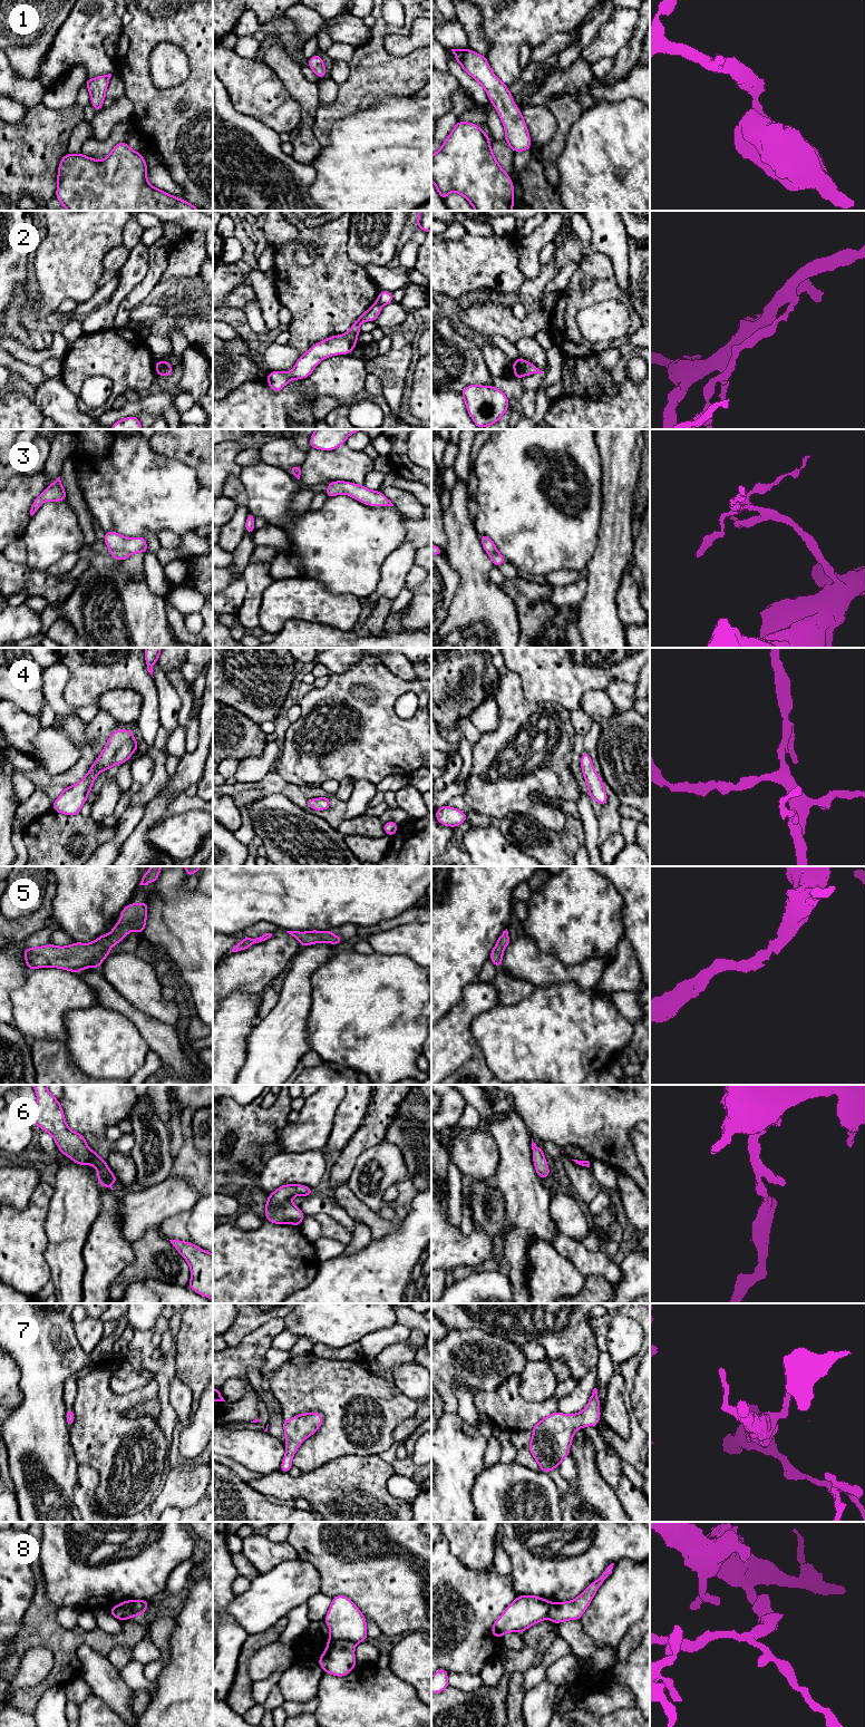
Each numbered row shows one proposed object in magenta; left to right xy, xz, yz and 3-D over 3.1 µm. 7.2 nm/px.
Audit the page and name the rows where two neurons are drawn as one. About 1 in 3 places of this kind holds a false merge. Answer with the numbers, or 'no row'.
2, 8

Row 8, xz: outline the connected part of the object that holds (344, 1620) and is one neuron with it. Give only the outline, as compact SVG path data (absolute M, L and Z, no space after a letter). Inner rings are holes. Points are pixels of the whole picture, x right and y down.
M336 1595L324 1618L330 1629L330 1639L350 1640L359 1643L368 1640L366 1617L344 1595Z

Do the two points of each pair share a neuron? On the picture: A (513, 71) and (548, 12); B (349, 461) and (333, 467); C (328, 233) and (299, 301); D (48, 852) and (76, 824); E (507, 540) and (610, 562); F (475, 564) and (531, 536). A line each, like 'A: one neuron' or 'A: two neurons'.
A: one neuron
B: one neuron
C: one neuron
D: one neuron
E: two neurons
F: two neurons

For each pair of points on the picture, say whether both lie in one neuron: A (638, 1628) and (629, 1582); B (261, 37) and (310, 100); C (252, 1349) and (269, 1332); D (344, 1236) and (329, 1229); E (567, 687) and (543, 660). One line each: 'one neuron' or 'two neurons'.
A: two neurons
B: one neuron
C: one neuron
D: one neuron
E: one neuron

